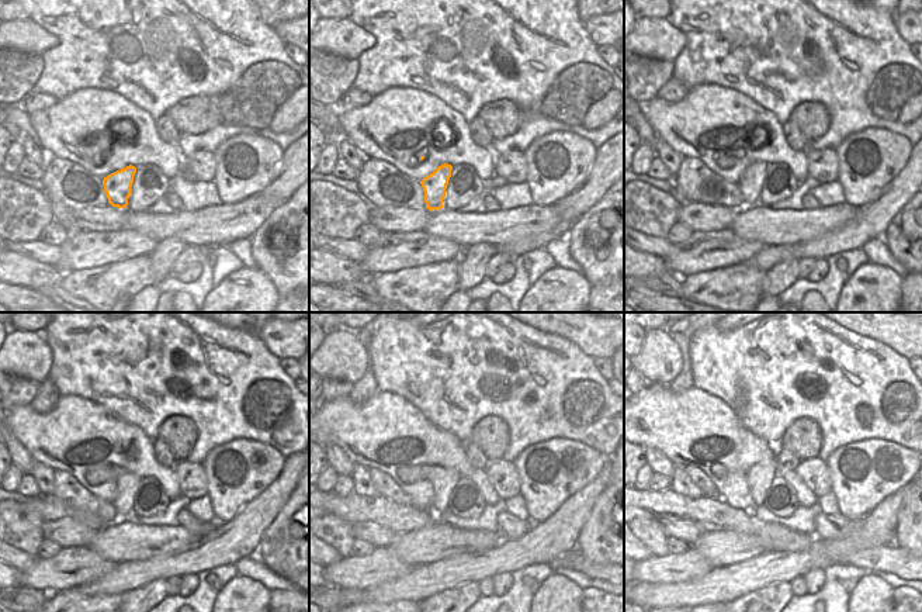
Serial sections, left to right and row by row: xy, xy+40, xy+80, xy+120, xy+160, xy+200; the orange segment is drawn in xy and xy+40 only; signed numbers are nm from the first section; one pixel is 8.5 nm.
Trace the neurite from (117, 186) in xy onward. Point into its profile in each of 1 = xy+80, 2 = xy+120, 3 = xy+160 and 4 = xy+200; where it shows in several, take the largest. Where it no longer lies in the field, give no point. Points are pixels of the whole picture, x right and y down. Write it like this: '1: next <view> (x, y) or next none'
1: next xy+80 (749, 185)
2: next xy+120 (127, 483)
3: next xy+160 (443, 480)
4: next xy+200 (759, 477)

